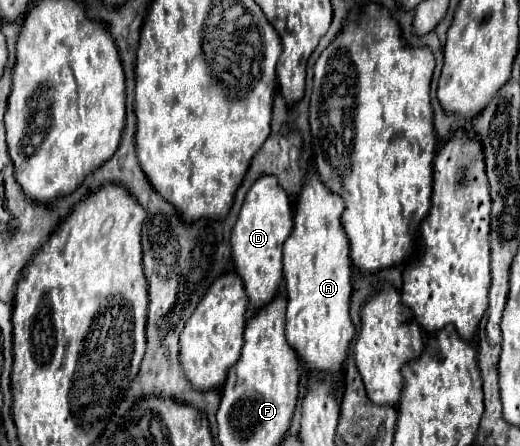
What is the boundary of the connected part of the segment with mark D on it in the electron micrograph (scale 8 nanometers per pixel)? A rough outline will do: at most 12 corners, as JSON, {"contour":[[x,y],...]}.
{"contour":[[257,178],[231,232],[251,308],[275,298],[293,206]]}

